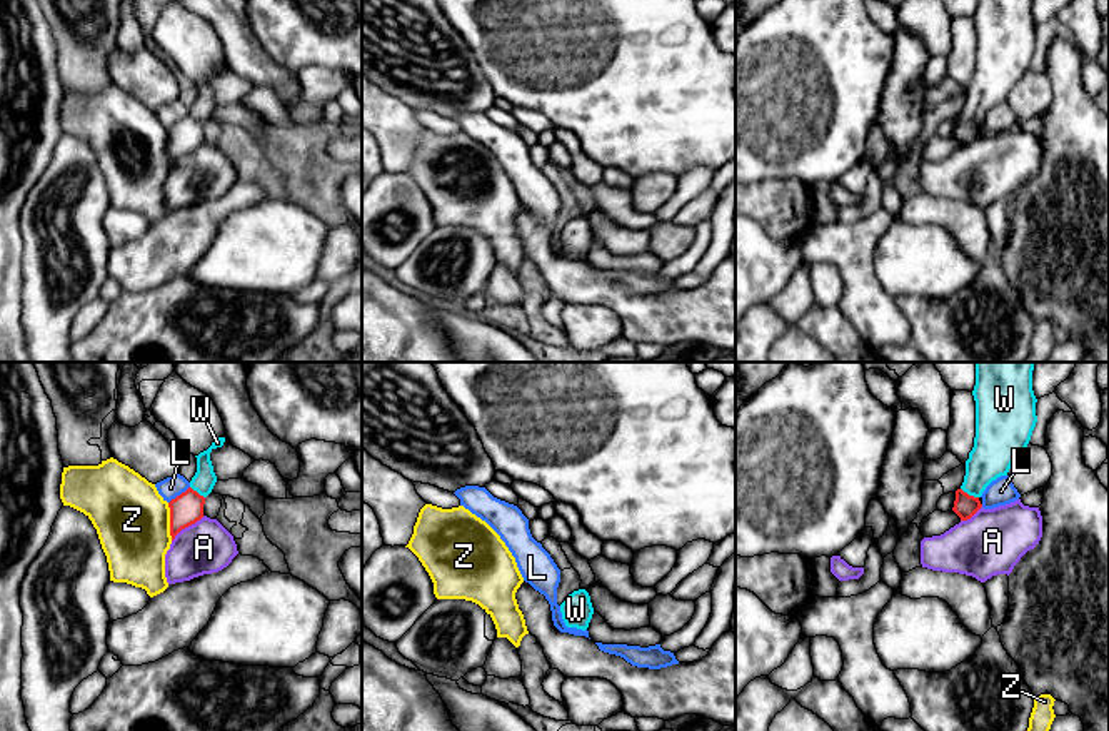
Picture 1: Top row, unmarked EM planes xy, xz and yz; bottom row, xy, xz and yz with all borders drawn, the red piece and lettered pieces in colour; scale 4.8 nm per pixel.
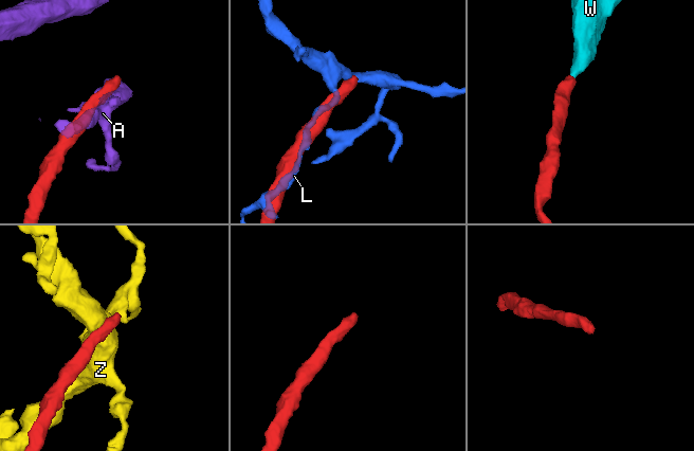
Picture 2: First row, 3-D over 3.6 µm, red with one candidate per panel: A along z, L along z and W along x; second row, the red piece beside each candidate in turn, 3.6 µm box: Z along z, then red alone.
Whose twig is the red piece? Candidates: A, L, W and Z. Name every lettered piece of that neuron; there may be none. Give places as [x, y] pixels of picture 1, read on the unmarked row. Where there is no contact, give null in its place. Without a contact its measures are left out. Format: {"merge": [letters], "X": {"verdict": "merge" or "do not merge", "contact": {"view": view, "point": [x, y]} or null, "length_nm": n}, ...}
{"merge": ["W"], "A": {"verdict": "do not merge", "contact": {"view": "xy", "point": [187, 152]}, "length_nm": 200}, "L": {"verdict": "do not merge", "contact": {"view": "xy", "point": [180, 120]}, "length_nm": 130}, "W": {"verdict": "merge", "contact": {"view": "yz", "point": [968, 120]}, "length_nm": 100}, "Z": {"verdict": "do not merge", "contact": {"view": "xy", "point": [170, 147]}, "length_nm": 190}}

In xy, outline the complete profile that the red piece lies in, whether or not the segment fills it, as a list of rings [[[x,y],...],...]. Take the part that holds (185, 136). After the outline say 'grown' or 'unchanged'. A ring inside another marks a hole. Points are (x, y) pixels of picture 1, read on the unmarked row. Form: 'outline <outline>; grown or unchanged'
outline [[[218,63],[207,77],[195,82],[197,98],[190,107],[190,113],[168,129],[172,167],[182,155],[195,150],[203,144],[205,124],[212,118],[217,108],[217,102],[210,87],[210,78],[217,73],[222,73],[223,68],[225,63]]]; grown

